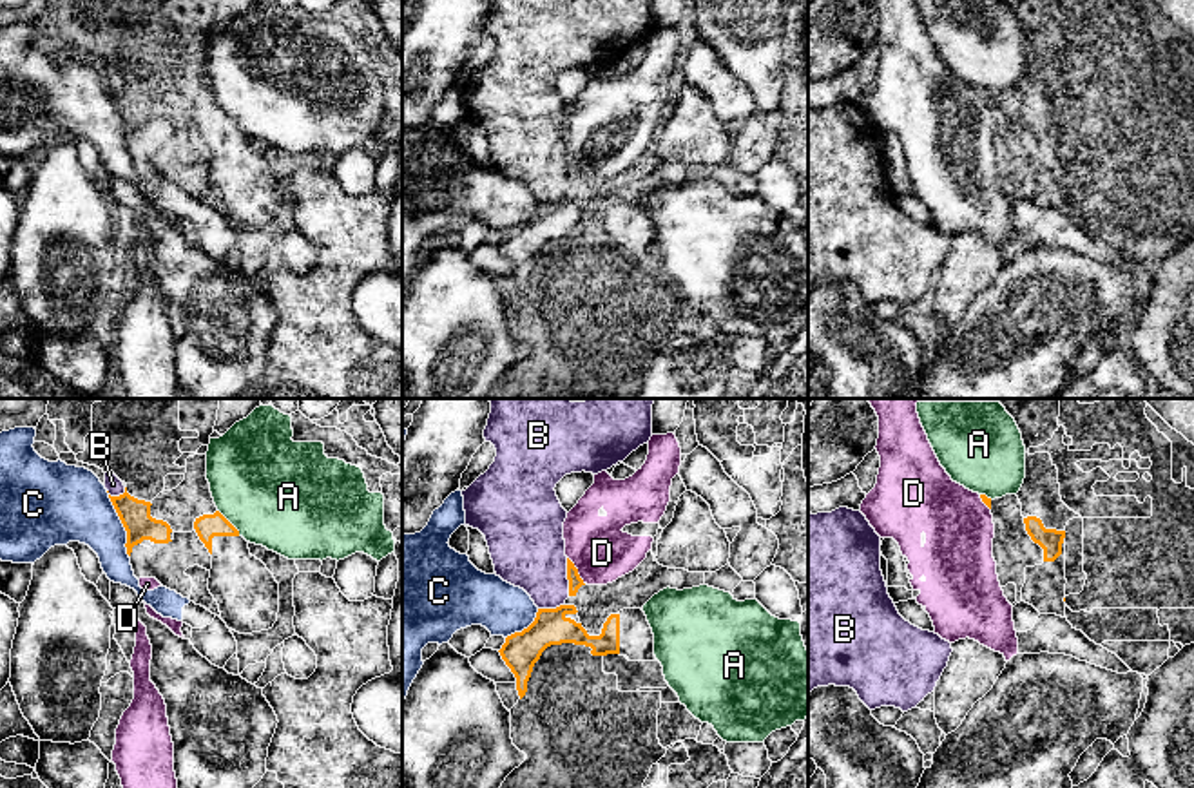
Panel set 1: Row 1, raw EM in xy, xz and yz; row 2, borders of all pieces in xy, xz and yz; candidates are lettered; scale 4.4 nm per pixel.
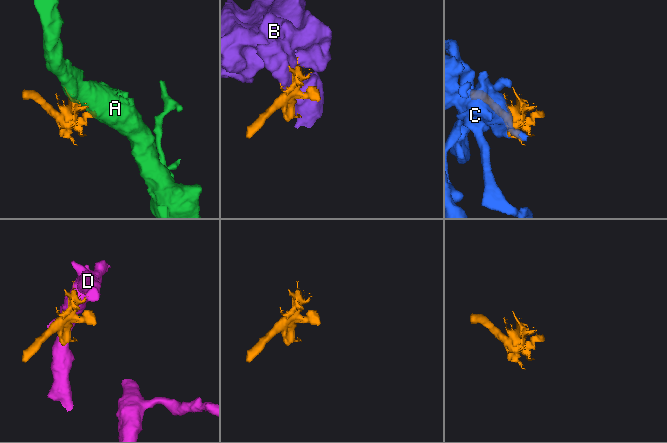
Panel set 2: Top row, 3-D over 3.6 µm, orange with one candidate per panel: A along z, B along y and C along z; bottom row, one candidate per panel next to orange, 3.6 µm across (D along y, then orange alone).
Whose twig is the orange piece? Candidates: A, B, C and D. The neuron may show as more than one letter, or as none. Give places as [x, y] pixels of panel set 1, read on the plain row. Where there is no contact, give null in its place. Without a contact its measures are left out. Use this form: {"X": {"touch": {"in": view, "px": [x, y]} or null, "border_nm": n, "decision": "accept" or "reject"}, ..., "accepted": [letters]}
{"A": {"touch": {"in": "xy", "px": [229, 116]}, "border_nm": 160, "decision": "reject"}, "B": {"touch": {"in": "xz", "px": [568, 171]}, "border_nm": 170, "decision": "reject"}, "C": {"touch": {"in": "xy", "px": [122, 116]}, "border_nm": 300, "decision": "reject"}, "D": {"touch": {"in": "xz", "px": [577, 165]}, "border_nm": 150, "decision": "reject"}, "accepted": []}

